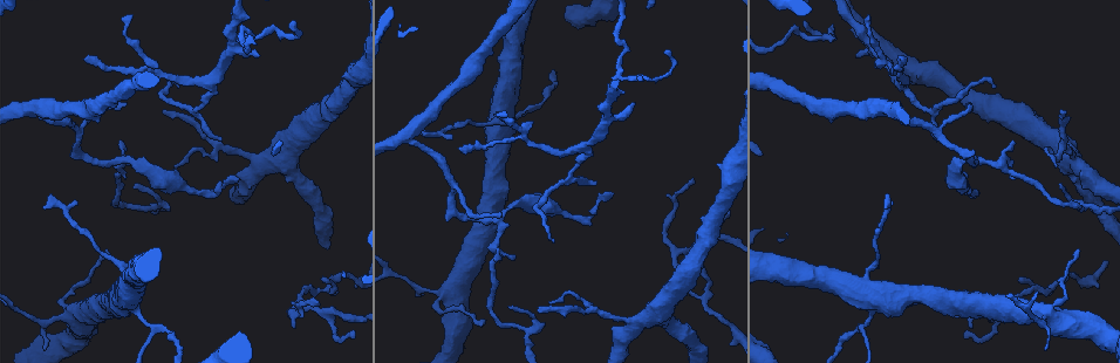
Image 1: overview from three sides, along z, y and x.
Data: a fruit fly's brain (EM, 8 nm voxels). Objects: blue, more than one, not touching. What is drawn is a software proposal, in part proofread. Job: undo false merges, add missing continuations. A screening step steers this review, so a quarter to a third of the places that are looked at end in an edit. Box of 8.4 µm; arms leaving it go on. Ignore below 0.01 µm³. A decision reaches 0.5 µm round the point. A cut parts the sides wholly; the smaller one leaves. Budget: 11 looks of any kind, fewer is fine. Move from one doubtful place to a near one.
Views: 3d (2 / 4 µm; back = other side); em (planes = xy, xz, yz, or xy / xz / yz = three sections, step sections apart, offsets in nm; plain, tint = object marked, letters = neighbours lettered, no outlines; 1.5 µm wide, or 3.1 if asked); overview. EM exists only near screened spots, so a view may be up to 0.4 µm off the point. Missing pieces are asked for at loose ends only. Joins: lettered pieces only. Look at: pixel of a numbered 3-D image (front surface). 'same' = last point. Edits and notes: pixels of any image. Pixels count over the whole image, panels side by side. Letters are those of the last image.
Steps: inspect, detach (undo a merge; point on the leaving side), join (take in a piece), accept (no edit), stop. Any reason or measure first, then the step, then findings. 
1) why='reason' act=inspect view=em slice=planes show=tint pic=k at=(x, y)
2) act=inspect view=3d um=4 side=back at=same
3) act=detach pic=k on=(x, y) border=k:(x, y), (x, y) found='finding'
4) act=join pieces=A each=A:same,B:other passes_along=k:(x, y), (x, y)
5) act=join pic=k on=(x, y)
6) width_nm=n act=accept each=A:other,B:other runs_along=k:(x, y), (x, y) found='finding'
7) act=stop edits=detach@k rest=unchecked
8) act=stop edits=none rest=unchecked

why='thick turns thin' act=inspect view=em slice=xy step=4 show=letters pic=1 at=(590, 306)

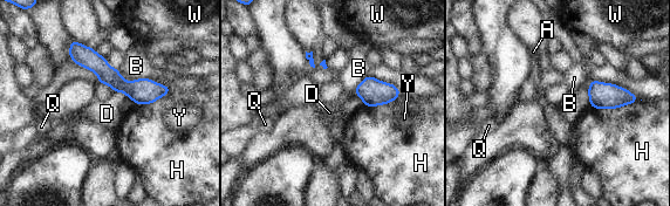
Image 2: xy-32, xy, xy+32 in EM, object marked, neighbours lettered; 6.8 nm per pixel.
act=accept each=A:other,B:other,D:other,H:other,Q:other,W:other,Y:other border=2:(114, 91), (122, 91), (127, 96) found='all the same neuron'

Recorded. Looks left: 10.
why='thin neck' act=inspect view=3d um=2 pic=1 at=(153, 206)

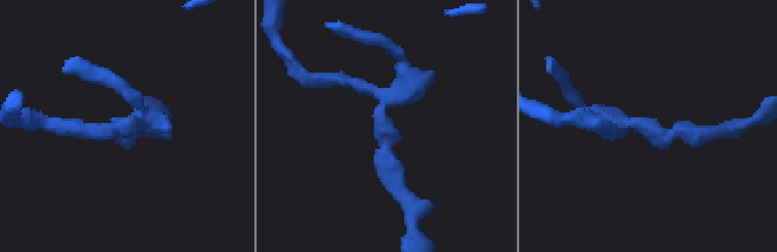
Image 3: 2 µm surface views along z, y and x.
act=inspect view=em slice=planes show=letters pic=3 at=(125, 124)

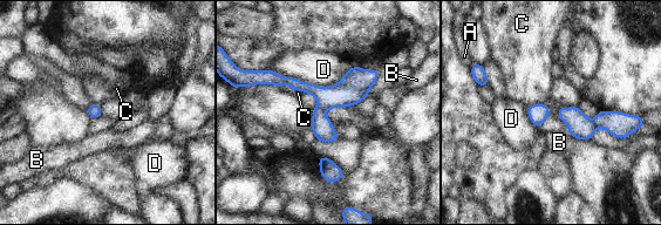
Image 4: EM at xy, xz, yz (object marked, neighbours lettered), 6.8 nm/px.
act=accept each=A:other,B:other,C:other,D:other runs_along=4:(375, 73), (346, 93), (268, 76) found='continuous, no second neuron'

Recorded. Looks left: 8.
why='branch stops here' act=inspect view=em slice=xz step=4 show=tint pic=1 at=(324, 282)

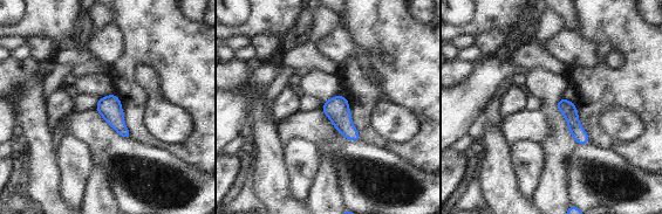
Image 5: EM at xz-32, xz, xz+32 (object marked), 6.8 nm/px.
why='another direction' act=inspect view=em slice=yz step=8 show=letters at=same

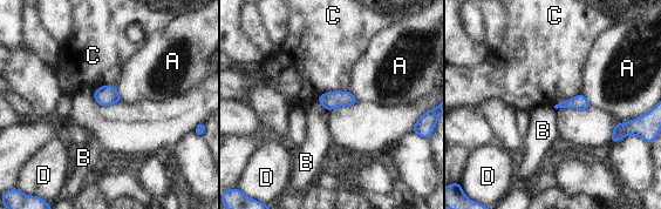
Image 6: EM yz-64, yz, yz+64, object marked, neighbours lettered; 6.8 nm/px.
act=accept each=A:other,B:other,C:other,D:other border=6:(111, 86), (122, 100) found='no lettered piece goes on from it'

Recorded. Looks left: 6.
why='sudden change in width' act=inspect view=3d um=4 pic=1 at=(127, 162)

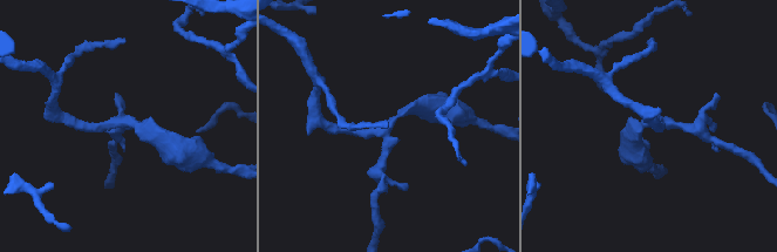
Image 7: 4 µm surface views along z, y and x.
arms=3 act=inspect view=em slice=planes show=plain pic=7 at=(650, 127)

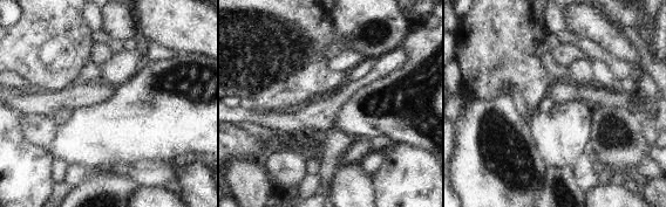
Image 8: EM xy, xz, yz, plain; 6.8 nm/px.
act=inspect view=em slice=planes show=letters at=same

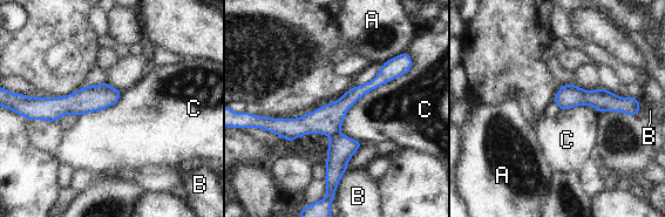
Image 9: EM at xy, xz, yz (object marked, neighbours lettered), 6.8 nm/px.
act=accept each=A:other,B:other,C:other found='continuous, no second neuron'

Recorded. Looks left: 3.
act=stop edits=none rest=unchecked

